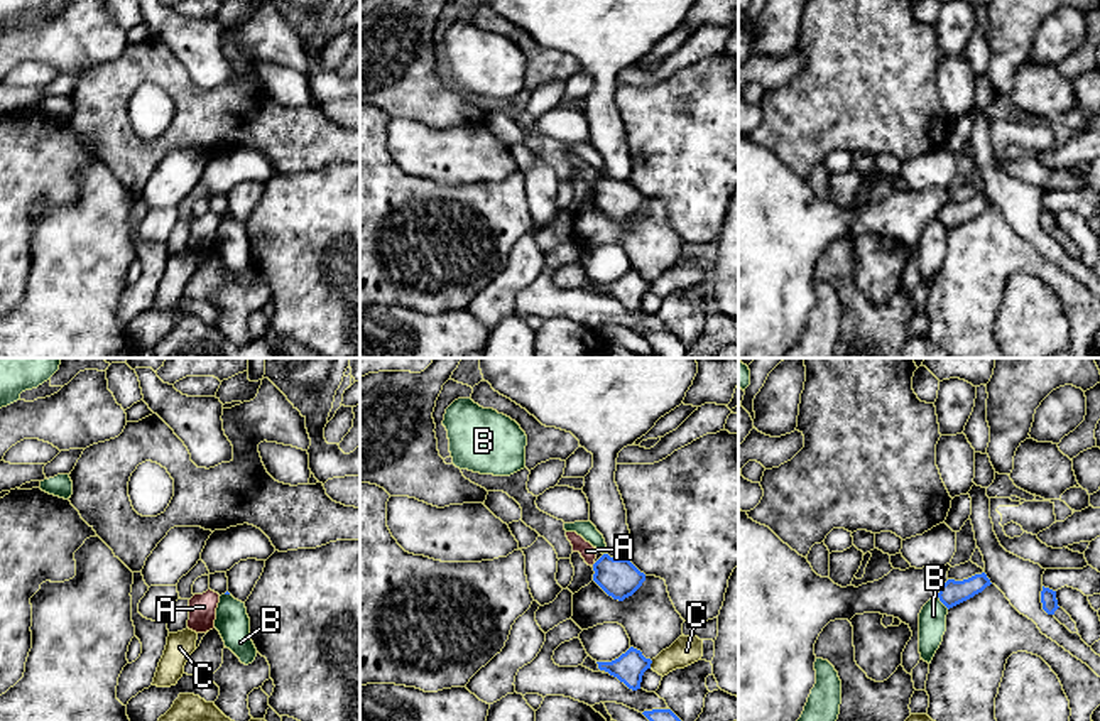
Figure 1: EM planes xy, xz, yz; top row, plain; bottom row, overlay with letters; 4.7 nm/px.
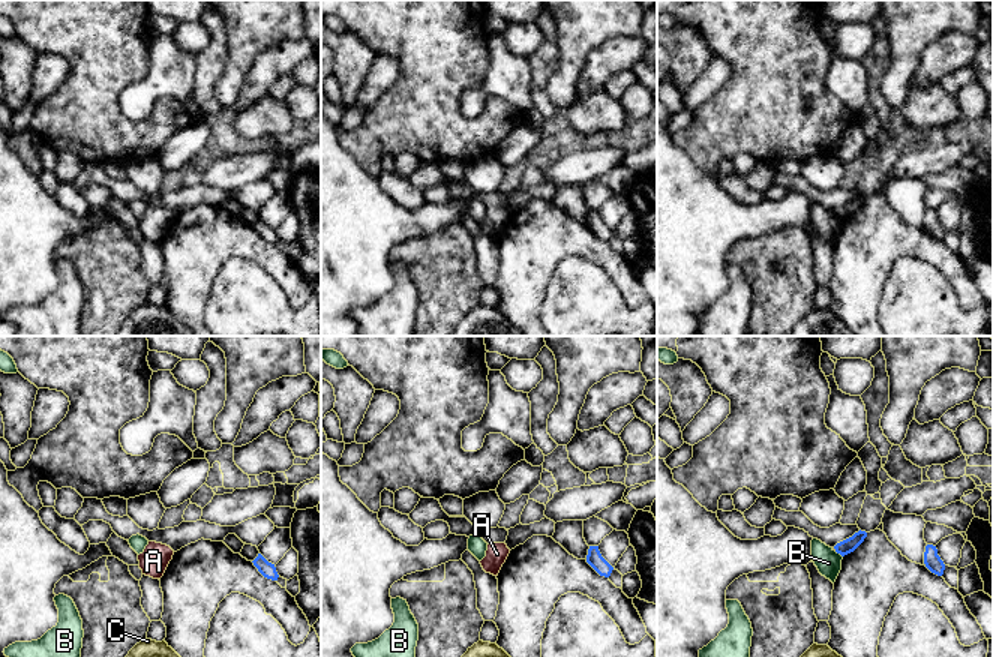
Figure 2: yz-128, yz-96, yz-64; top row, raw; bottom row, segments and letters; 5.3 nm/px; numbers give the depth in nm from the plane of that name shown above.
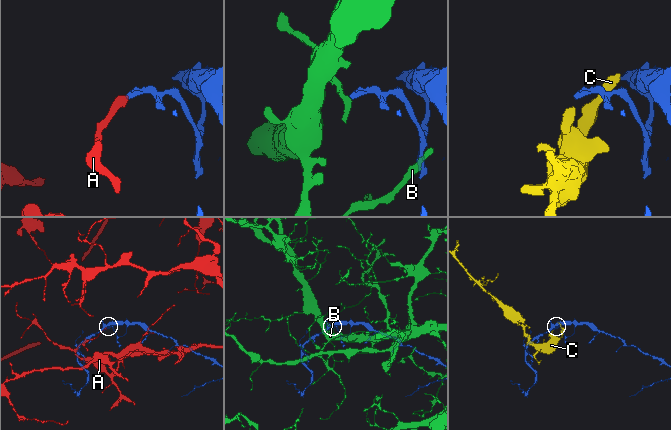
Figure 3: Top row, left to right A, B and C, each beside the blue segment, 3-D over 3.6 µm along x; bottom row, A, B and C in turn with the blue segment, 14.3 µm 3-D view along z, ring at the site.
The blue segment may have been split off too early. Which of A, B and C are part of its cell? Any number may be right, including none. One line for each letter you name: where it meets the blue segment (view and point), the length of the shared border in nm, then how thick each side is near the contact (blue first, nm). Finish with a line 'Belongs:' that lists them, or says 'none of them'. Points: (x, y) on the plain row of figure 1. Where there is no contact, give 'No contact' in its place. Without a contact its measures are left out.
Belongs: none of them

